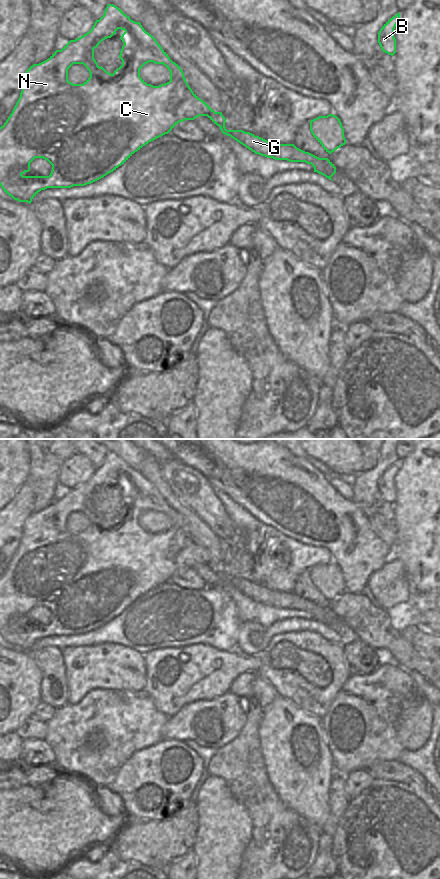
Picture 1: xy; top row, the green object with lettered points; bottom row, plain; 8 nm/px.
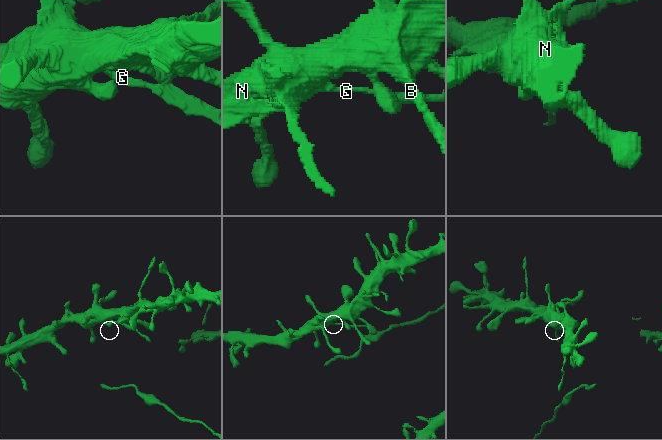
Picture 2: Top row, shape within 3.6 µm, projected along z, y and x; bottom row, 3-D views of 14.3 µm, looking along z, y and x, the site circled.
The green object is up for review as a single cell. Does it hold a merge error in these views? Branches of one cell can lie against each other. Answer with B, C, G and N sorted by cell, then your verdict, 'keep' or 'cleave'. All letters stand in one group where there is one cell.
B C N / G | cleave

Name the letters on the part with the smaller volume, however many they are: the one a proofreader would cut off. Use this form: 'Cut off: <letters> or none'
Cut off: G.

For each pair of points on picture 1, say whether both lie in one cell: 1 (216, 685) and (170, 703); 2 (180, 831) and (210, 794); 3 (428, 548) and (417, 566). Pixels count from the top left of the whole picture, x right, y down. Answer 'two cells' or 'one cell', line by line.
1: one cell
2: two cells
3: one cell

